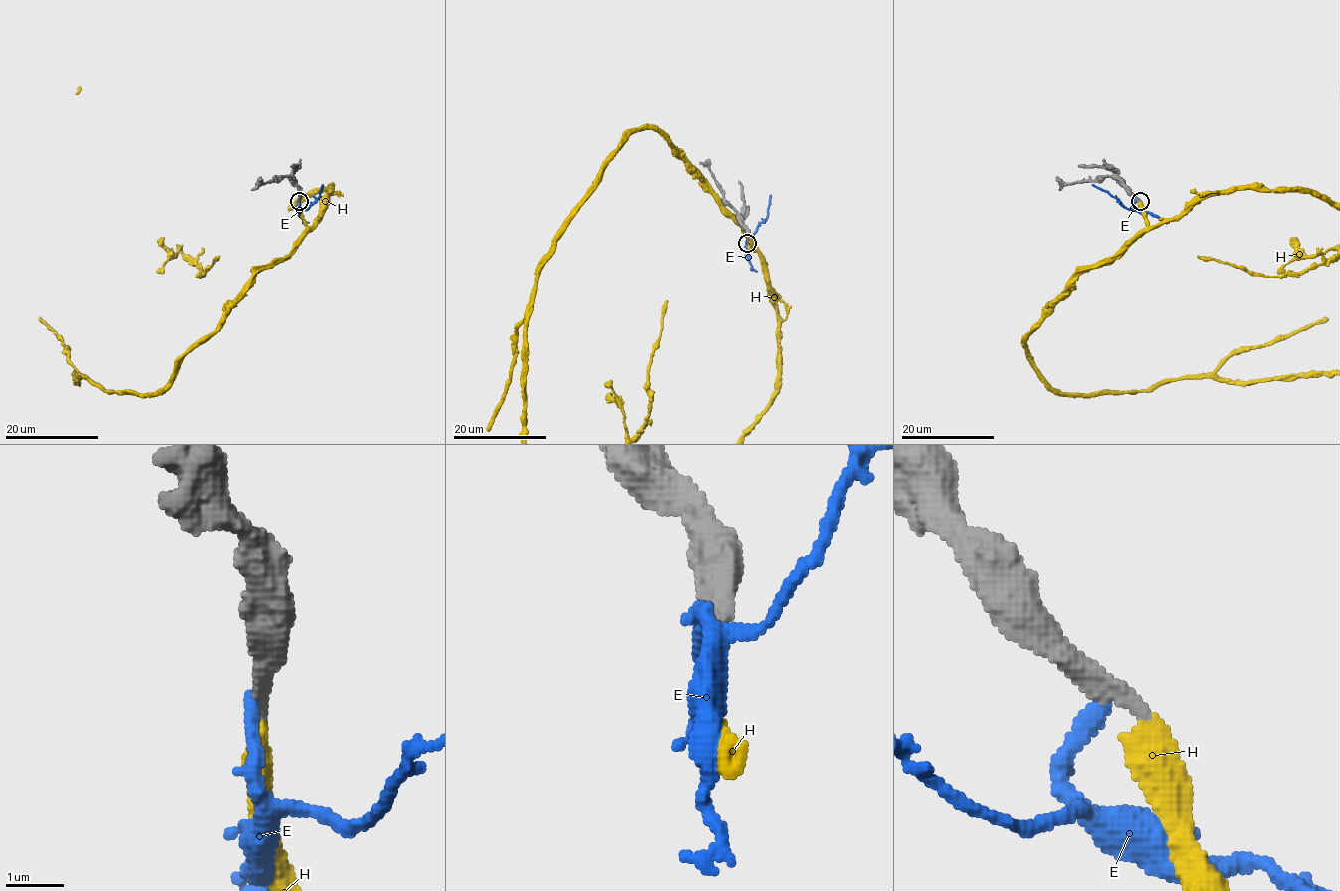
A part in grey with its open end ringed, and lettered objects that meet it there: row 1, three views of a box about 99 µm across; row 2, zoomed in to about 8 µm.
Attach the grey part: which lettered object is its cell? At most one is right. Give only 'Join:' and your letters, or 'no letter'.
Join: H

